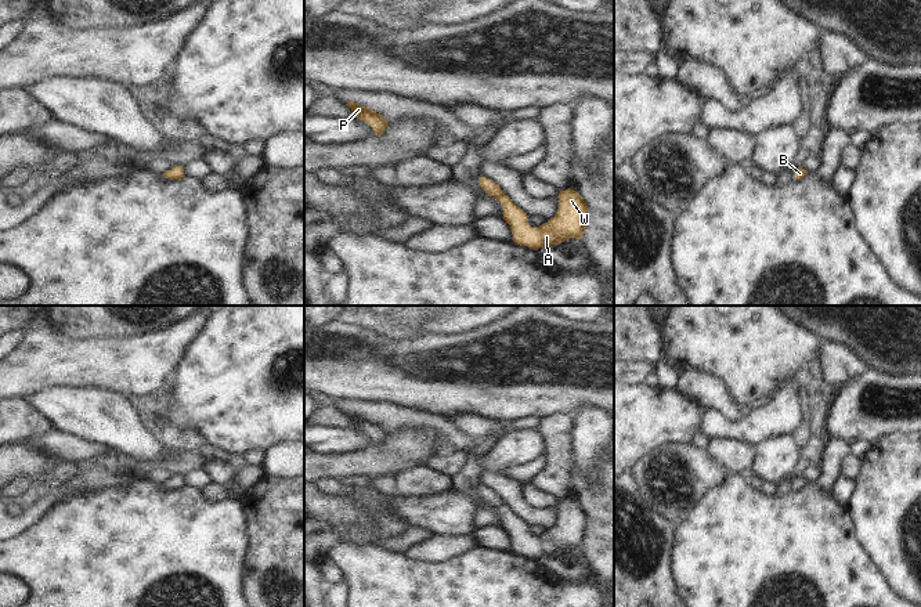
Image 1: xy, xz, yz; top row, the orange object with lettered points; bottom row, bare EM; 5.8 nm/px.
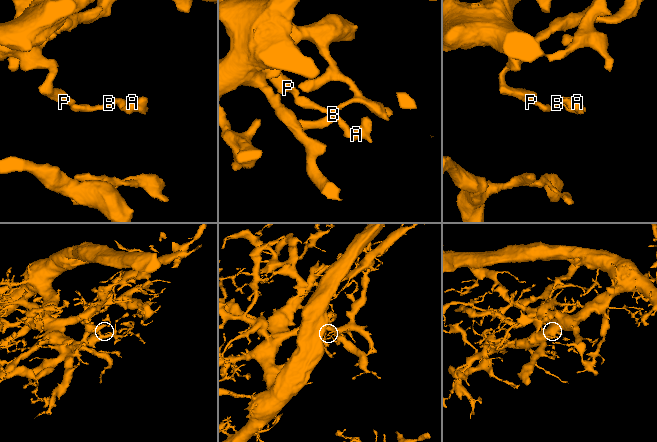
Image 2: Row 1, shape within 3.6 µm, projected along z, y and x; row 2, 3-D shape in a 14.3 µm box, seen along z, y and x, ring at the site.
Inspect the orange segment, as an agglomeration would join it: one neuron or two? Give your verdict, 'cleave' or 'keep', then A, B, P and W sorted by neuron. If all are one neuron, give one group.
keep; A B P W

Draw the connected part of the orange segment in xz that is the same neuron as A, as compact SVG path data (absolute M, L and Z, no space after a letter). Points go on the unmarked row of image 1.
M480 487L478 492L488 506L501 512L502 528L510 535L514 553L538 560L543 556L552 557L570 548L582 549L586 539L588 514L573 498L560 501L559 519L546 534L531 536L525 521L516 516L498 494L487 487Z

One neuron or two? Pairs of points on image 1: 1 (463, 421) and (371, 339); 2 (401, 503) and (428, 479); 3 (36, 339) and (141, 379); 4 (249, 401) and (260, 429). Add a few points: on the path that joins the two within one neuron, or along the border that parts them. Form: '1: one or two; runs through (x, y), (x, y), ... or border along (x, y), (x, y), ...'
1: two; border along (488, 416), (457, 414), (452, 418)
2: two; border along (440, 494), (389, 498)
3: one; runs through (62, 362), (115, 364)
4: one; runs through (255, 408), (260, 415), (260, 422)

